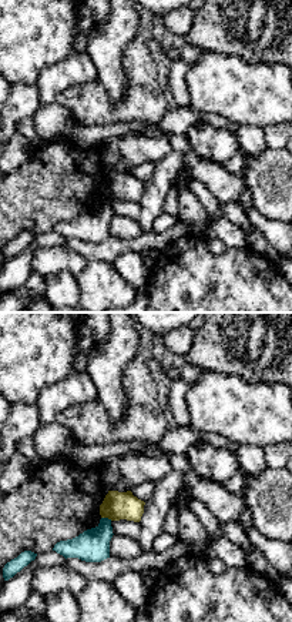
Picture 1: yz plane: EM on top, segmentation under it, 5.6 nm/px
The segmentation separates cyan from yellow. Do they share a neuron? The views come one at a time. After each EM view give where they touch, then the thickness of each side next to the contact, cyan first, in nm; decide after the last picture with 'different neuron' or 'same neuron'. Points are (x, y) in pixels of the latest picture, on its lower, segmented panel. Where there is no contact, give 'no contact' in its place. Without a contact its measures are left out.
(107, 518) | 190/160 nm

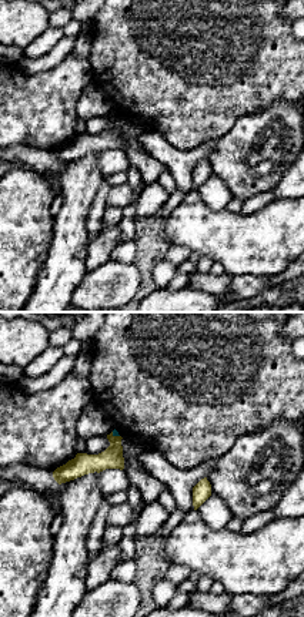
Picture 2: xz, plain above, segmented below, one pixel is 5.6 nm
(116, 435) | 30/120 nm

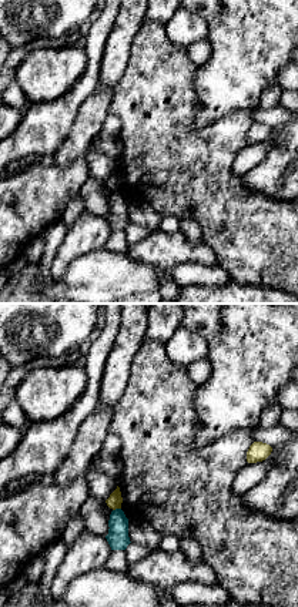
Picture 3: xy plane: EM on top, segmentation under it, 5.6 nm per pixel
(116, 509) | 120/80 nm

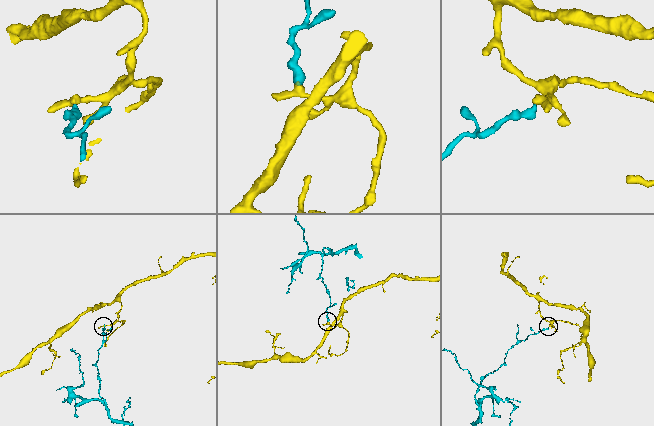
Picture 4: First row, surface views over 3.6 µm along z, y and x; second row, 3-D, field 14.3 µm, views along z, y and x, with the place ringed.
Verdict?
different neuron

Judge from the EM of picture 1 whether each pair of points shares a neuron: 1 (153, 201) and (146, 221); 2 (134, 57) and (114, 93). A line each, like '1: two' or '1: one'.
1: one
2: two

